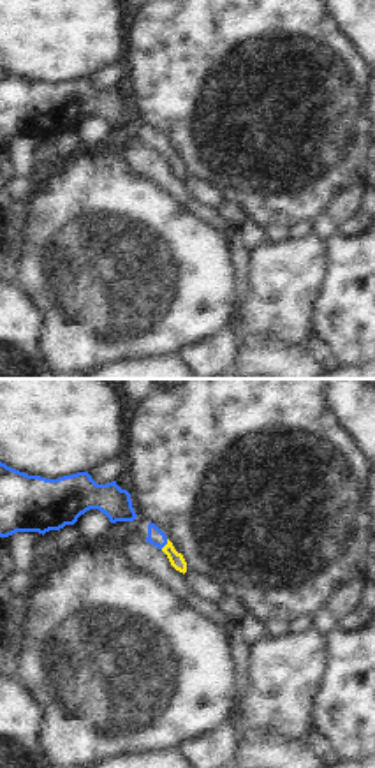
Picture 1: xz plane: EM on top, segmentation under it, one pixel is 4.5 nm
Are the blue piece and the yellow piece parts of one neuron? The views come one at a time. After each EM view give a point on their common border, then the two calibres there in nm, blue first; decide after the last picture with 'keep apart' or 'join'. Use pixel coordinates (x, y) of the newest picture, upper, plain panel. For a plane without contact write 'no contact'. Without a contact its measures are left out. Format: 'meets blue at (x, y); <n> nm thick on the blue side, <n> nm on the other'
meets blue at (164, 150); 80 nm thick on the blue side, 70 nm on the other

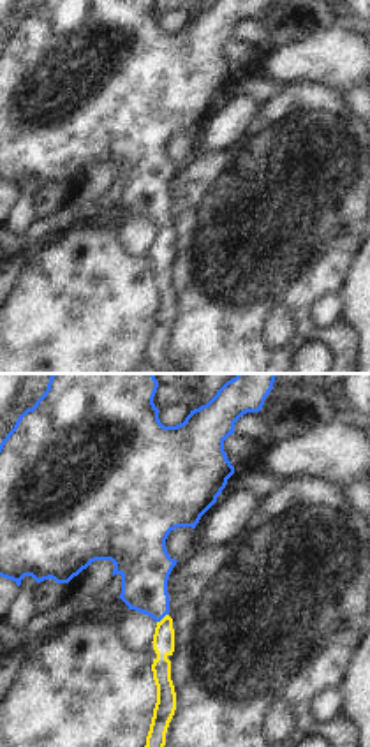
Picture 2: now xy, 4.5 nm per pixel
meets blue at (162, 222); 240 nm thick on the blue side, 100 nm on the other

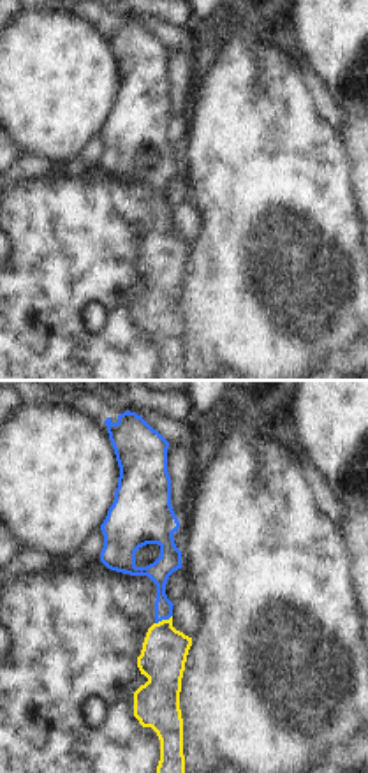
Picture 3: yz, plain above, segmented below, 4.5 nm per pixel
meets blue at (162, 224); 100 nm thick on the blue side, 220 nm on the other

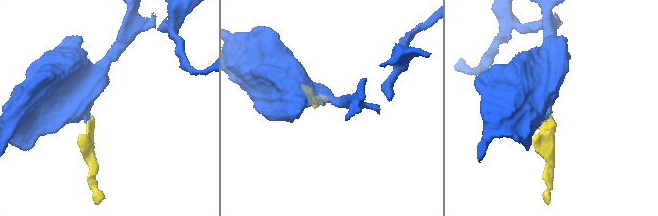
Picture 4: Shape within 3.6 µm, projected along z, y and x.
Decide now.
join

